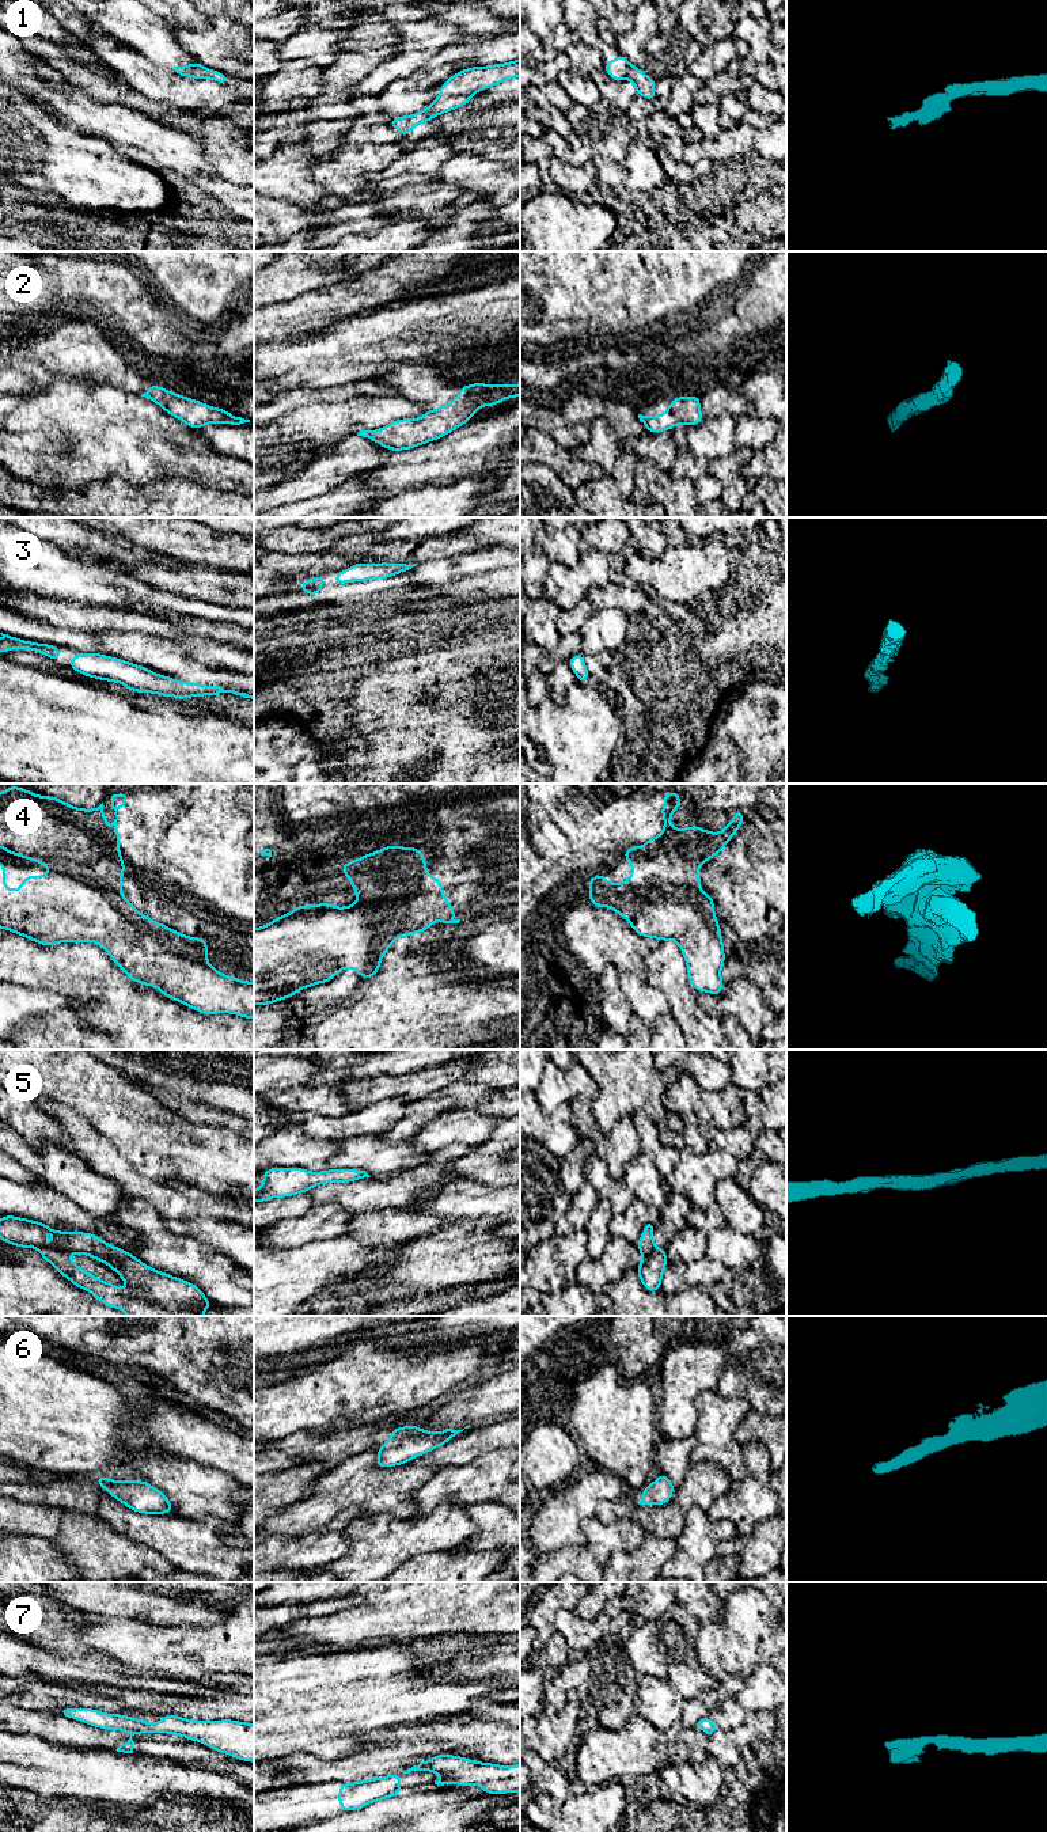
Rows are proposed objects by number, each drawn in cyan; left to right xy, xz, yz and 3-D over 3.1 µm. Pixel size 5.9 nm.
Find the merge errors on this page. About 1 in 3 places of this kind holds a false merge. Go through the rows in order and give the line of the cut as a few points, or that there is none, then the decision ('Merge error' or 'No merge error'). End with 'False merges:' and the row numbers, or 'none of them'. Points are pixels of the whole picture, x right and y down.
1: Split along xz (440, 91), (446, 94), (474, 93). Merge error
2: No split. No merge error
3: No split. No merge error
4: Split along yz (640, 848), (651, 868), (675, 882), (686, 899), (704, 892). Merge error
5: No split. No merge error
6: No split. No merge error
7: Split along xy (129, 1730), (141, 1733). Merge error
False merges: 1, 4, 7

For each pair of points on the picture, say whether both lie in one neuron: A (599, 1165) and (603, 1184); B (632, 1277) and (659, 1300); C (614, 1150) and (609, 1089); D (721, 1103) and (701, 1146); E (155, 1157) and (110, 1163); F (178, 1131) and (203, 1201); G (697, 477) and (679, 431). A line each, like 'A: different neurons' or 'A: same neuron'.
A: same neuron
B: same neuron
C: different neurons
D: different neurons
E: different neurons
F: different neurons
G: same neuron

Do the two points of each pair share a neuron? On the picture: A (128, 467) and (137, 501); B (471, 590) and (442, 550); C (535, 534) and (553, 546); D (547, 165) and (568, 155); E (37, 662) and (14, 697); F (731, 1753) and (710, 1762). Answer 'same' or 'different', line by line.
A: different
B: different
C: different
D: different
E: different
F: different

